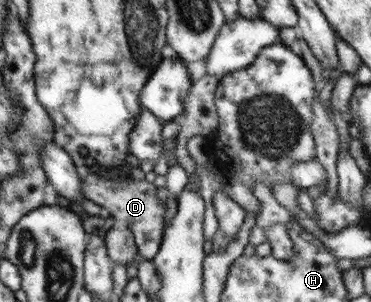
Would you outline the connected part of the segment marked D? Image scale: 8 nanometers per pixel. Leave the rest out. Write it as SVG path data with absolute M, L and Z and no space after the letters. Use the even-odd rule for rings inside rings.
M84 170L80 172L79 182L81 182L80 188L85 198L108 209L108 216L112 216L118 225L130 228L140 255L152 261L160 249L165 231L166 204L157 198L158 187L145 180L136 182L129 178L122 181L105 179Z

